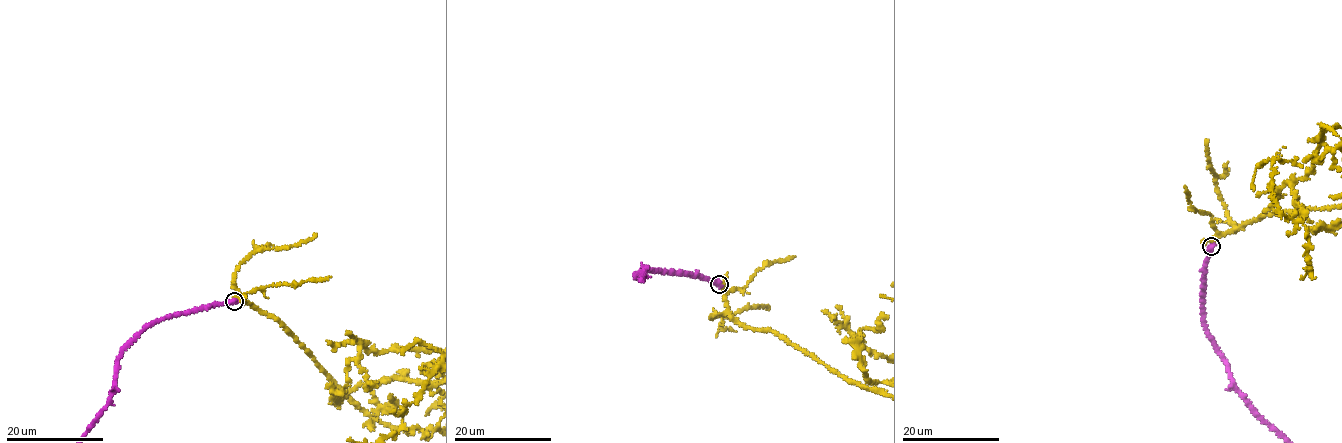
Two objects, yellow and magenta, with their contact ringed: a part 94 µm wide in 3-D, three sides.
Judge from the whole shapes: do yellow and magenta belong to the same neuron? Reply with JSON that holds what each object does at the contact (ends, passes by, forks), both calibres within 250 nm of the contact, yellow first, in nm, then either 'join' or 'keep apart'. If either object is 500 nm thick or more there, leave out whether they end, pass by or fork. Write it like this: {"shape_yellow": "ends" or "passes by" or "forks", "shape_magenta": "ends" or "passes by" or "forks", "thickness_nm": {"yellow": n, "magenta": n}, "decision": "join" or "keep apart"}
{"thickness_nm": {"yellow": 500, "magenta": 440}, "decision": "join"}

